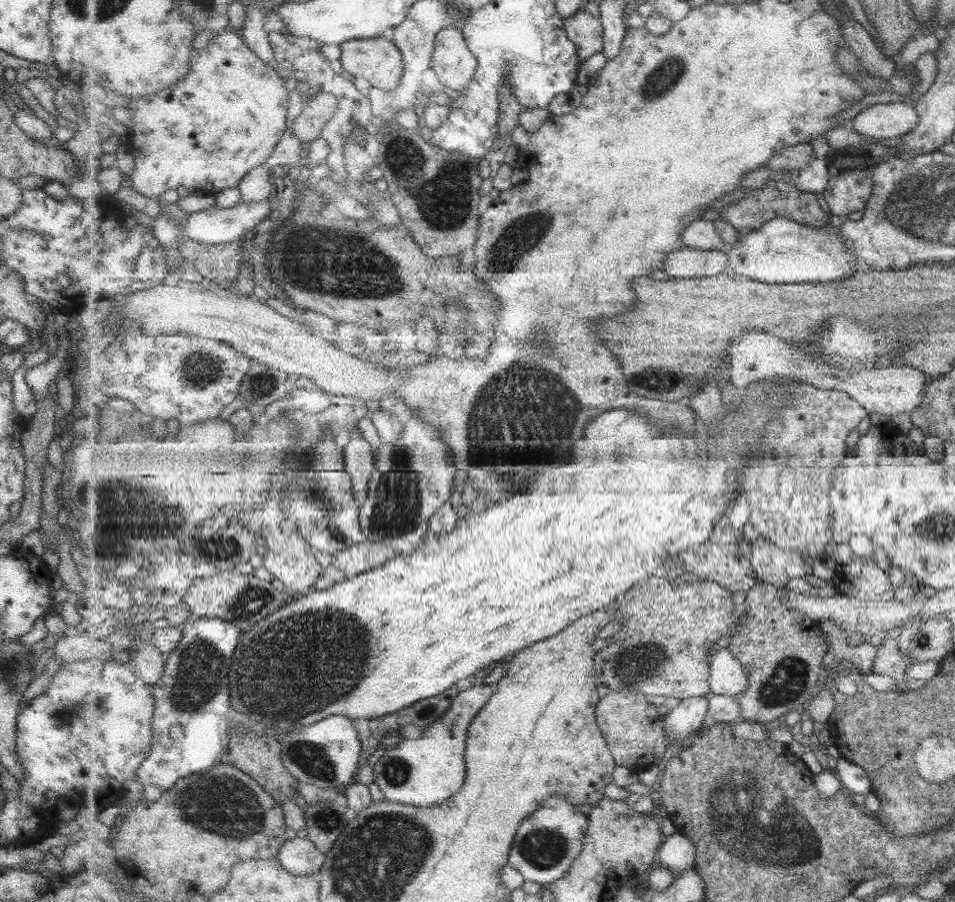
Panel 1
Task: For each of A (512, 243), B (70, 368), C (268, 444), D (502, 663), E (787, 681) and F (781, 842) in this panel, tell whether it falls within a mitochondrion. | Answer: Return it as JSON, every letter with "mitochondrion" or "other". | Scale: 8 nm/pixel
{"A":"mitochondrion","B":"other","C":"other","D":"other","E":"mitochondrion","F":"mitochondrion"}

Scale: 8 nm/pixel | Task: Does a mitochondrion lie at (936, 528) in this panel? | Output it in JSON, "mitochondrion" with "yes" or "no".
{"mitochondrion":"yes"}

